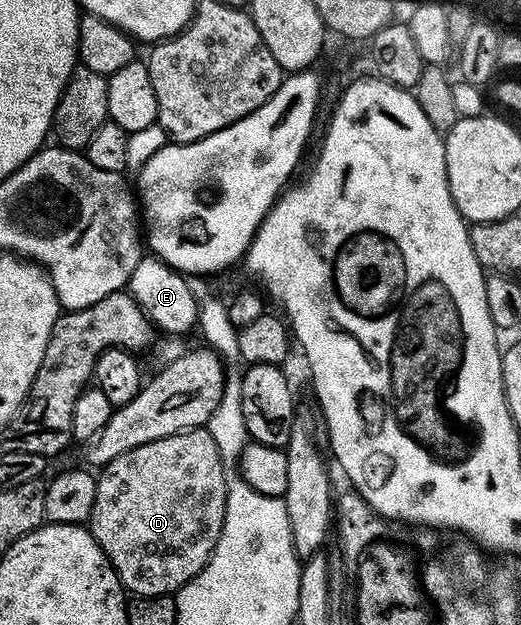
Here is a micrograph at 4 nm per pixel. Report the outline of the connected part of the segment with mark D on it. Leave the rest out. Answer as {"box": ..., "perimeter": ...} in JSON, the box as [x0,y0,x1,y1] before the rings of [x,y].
{"box":[89,427,229,596],"perimeter":[[[202,427],[191,428],[187,432],[178,432],[169,438],[157,438],[153,442],[145,442],[141,446],[121,454],[102,469],[103,477],[100,475],[95,485],[95,501],[91,511],[89,531],[101,546],[103,553],[109,558],[109,562],[115,568],[115,573],[119,575],[119,581],[123,583],[123,587],[128,593],[136,596],[170,596],[178,592],[181,586],[189,583],[204,568],[215,548],[215,543],[219,540],[219,535],[223,533],[229,483],[229,476],[223,473],[223,467],[225,467],[225,461],[222,454],[219,453],[218,442],[206,427]]]}

